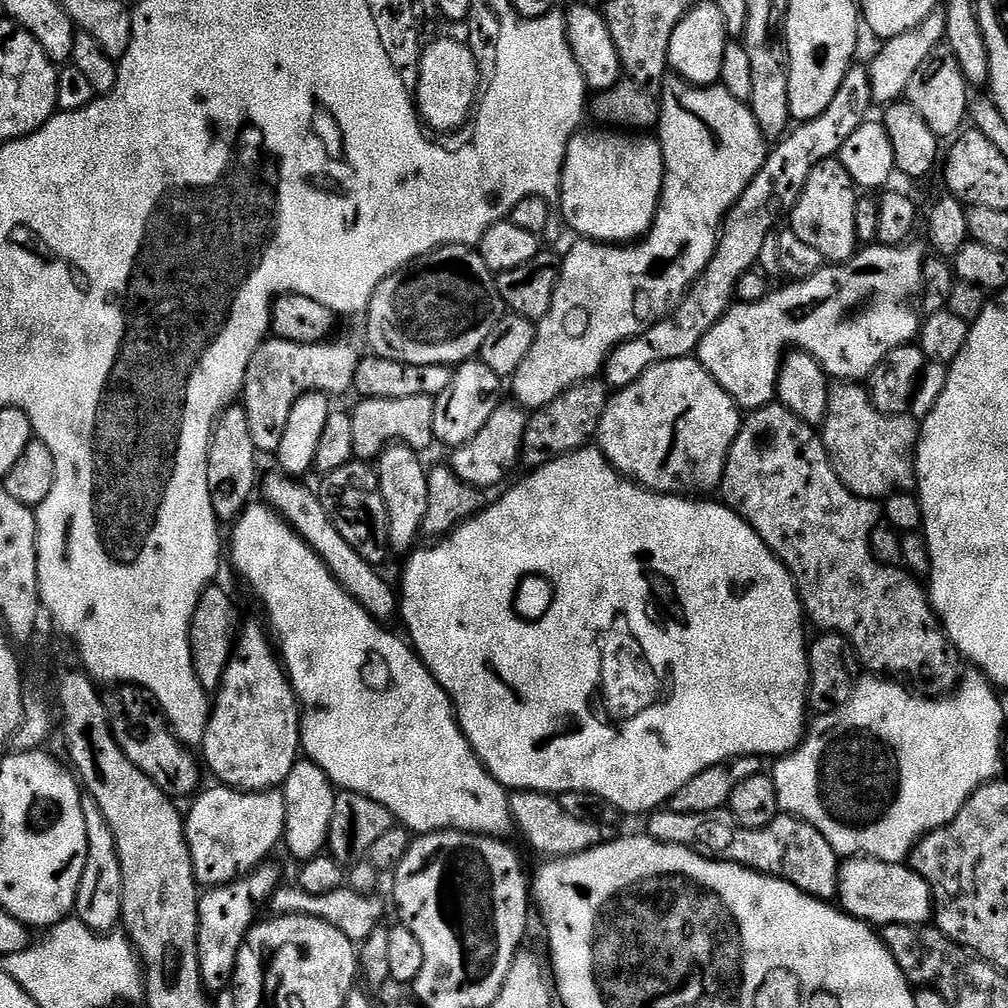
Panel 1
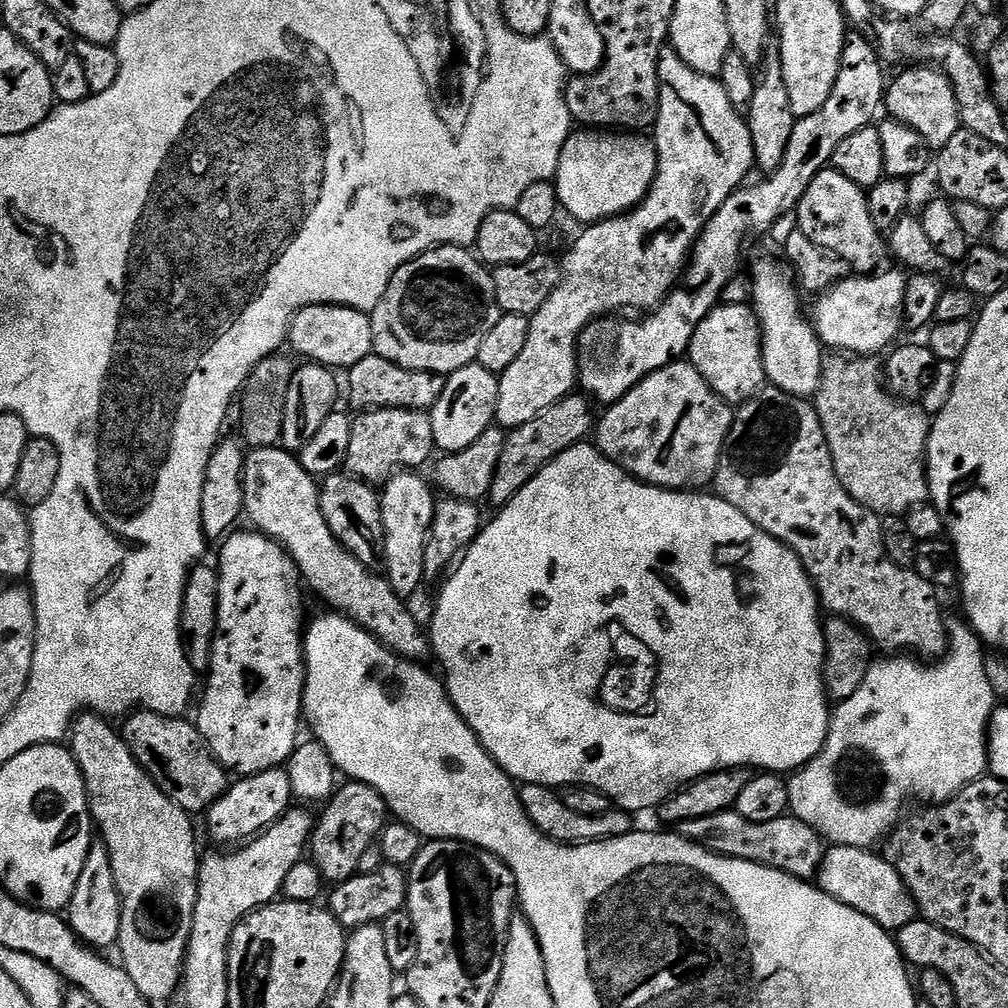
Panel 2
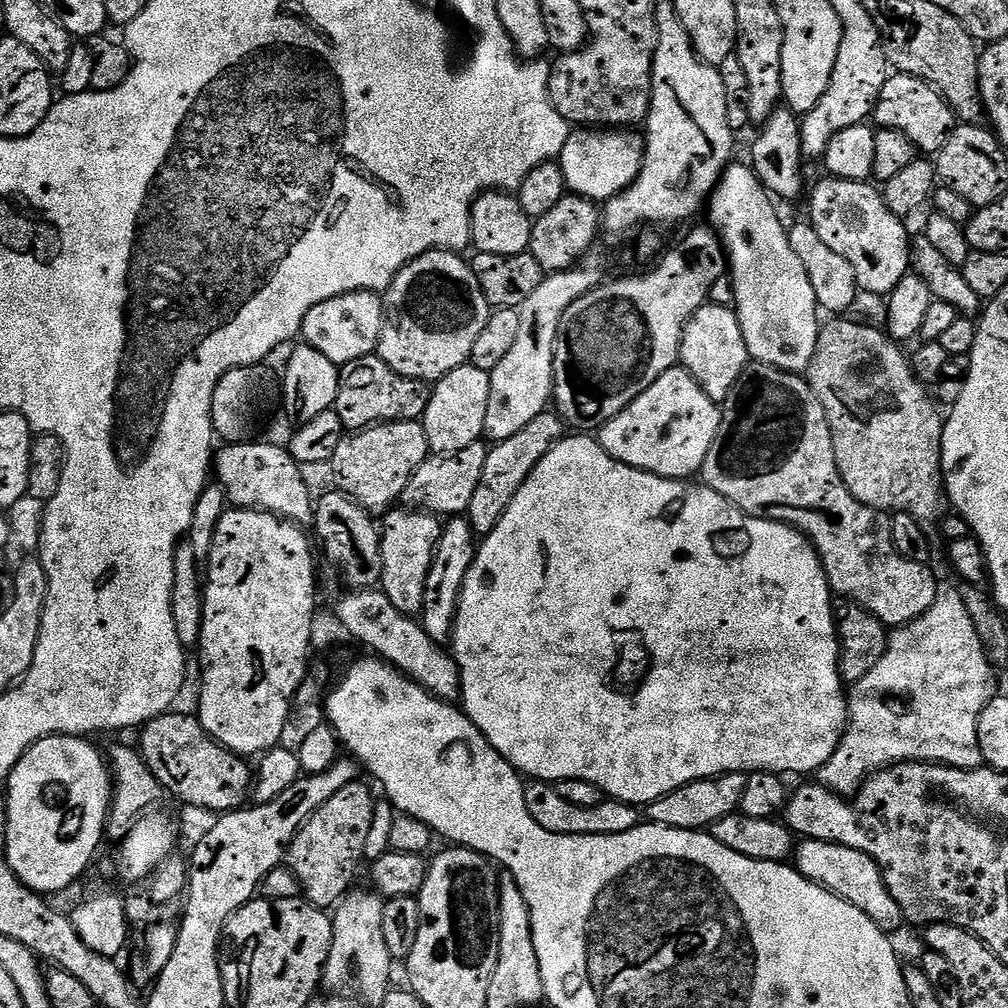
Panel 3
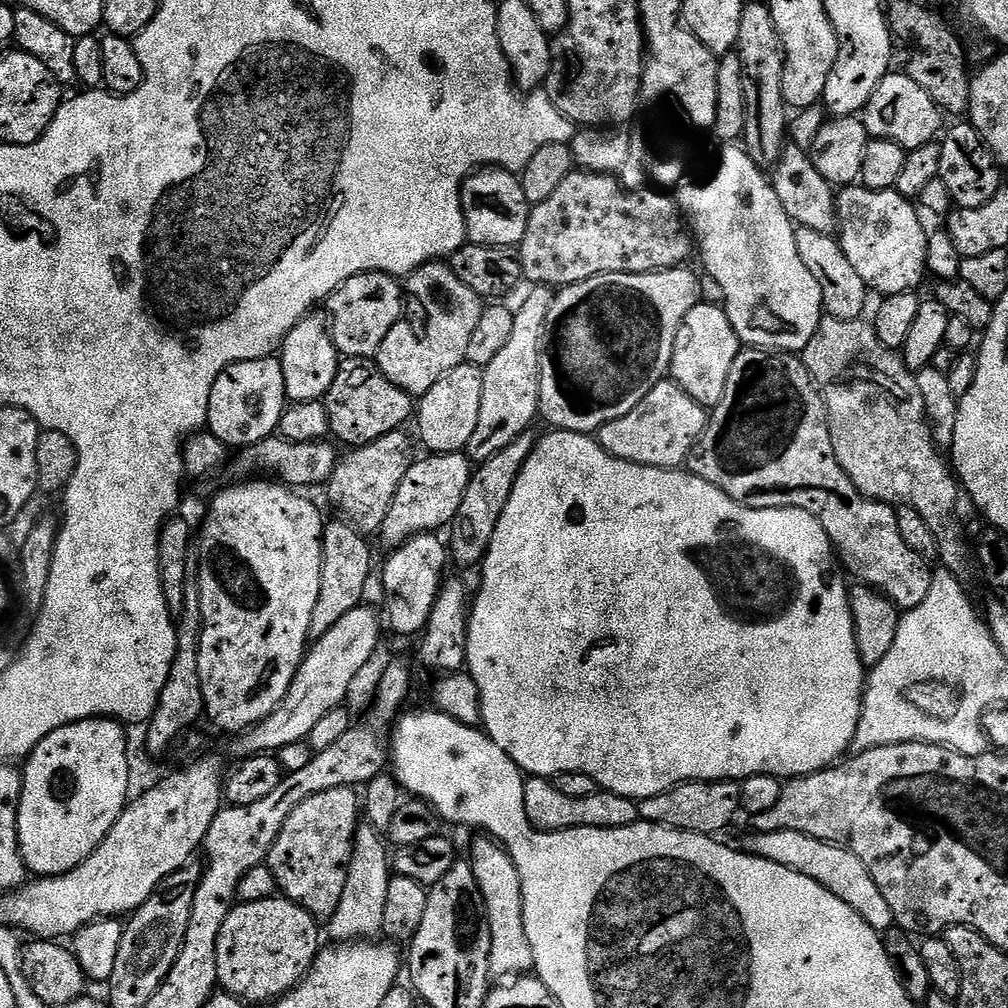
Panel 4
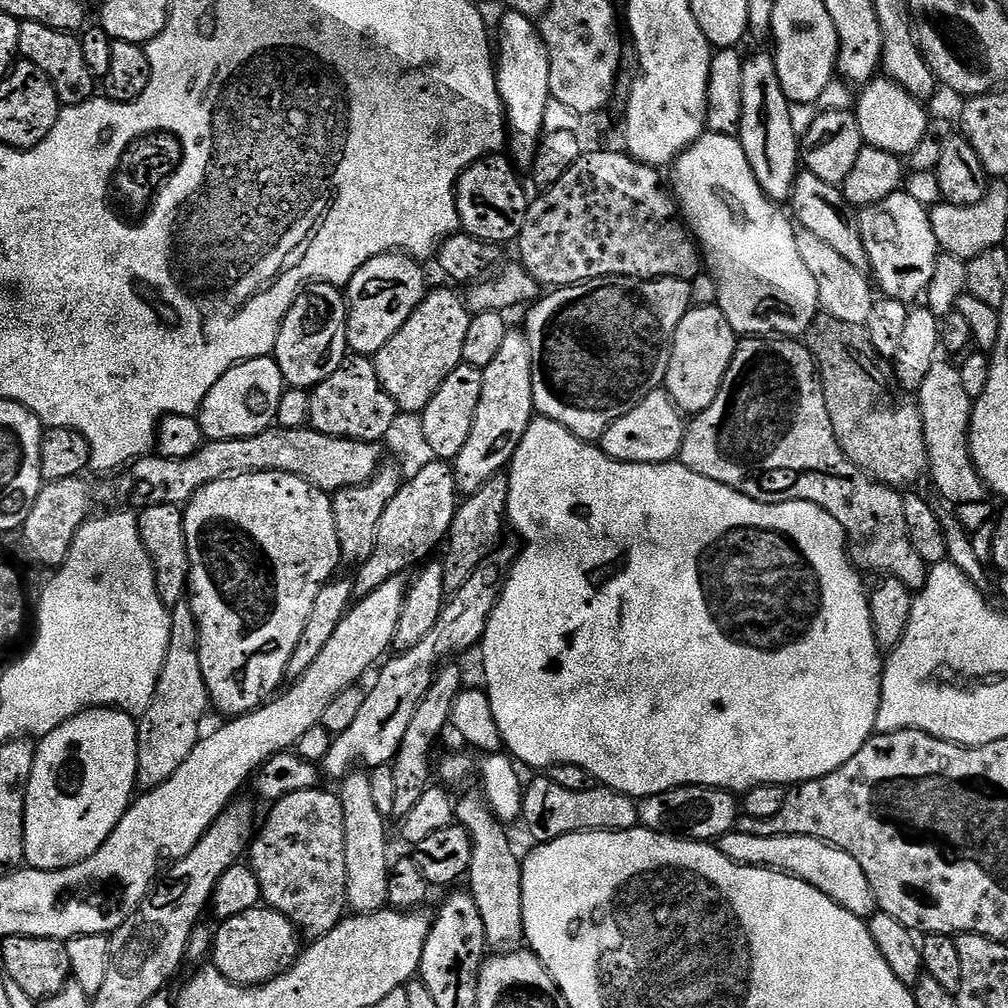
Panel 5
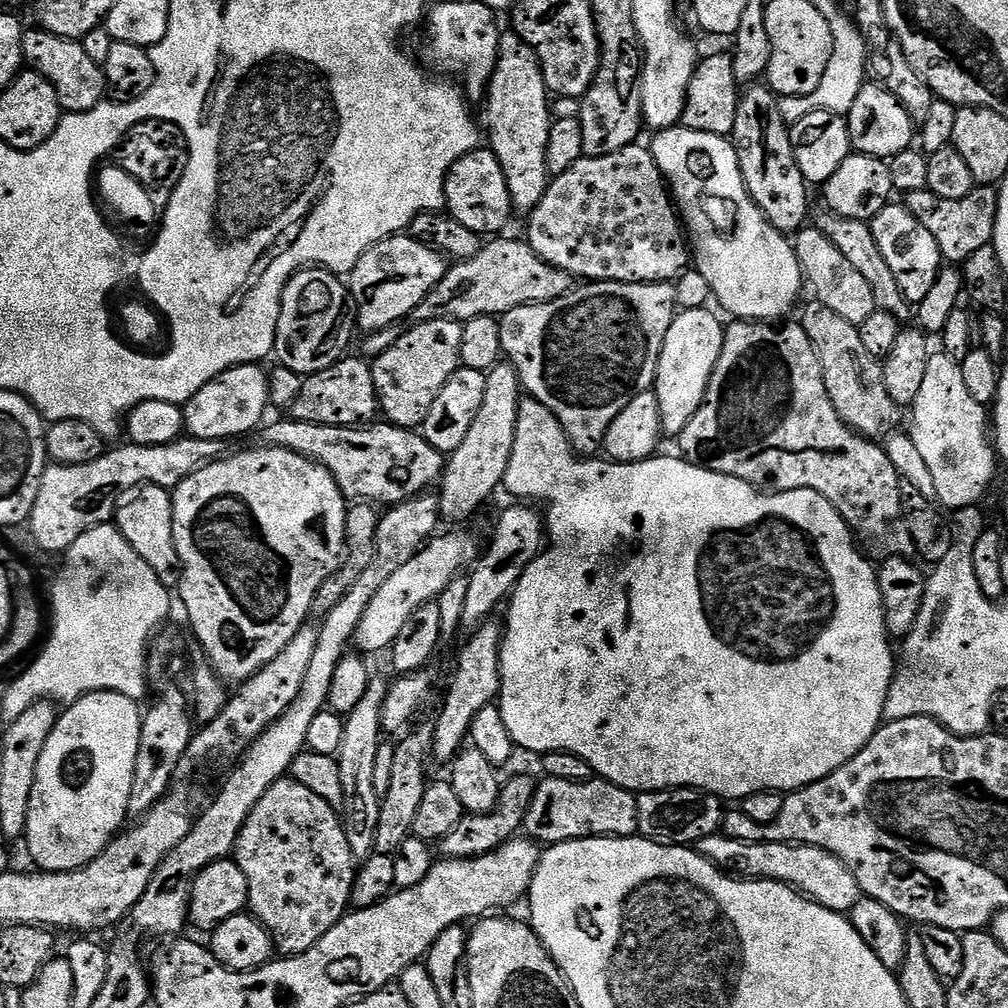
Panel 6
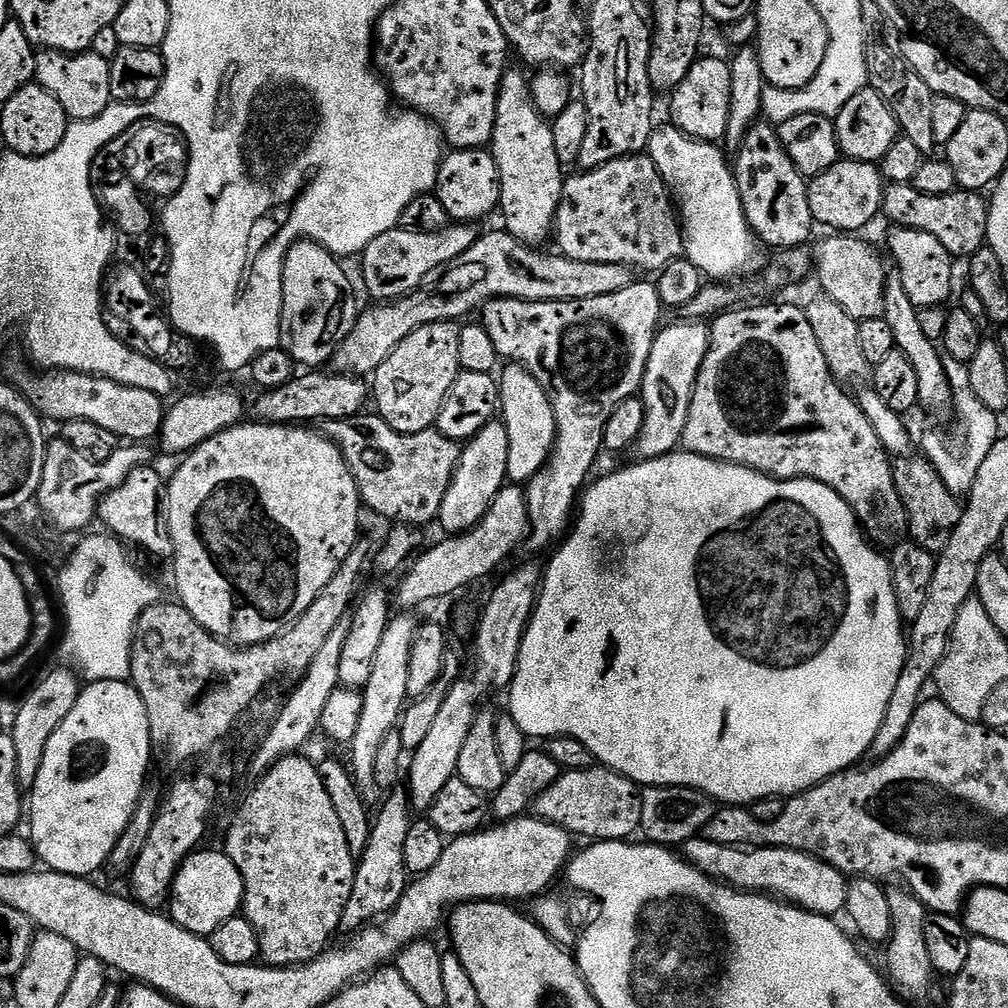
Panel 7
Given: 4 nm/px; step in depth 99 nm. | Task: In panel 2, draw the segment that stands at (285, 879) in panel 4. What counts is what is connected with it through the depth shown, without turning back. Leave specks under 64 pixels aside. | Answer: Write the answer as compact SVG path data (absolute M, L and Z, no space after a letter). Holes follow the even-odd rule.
M344 782L332 799L323 805L324 813L315 821L310 841L310 859L329 885L357 875L358 862L372 844L377 843L380 831L389 823L388 804L369 784Z

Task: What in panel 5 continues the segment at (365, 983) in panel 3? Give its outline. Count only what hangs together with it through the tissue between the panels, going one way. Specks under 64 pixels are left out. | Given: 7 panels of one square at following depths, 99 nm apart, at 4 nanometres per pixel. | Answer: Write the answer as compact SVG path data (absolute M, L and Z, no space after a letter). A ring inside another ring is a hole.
M367 771L349 772L338 784L342 802L342 830L346 834L346 894L348 908L356 914L378 912L388 904L388 828L386 817L374 803Z

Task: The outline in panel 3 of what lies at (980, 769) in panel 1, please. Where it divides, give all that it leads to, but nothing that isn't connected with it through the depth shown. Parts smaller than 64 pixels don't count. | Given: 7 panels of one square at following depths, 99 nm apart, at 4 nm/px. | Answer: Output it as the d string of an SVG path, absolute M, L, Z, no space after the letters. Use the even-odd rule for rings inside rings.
M937 587L936 597L926 610L916 620L911 620L909 624L903 625L891 633L888 637L888 649L886 654L882 654L882 662L866 674L857 684L851 685L848 701L848 726L844 730L844 736L840 739L840 744L834 750L832 757L824 763L823 768L819 769L818 780L825 788L831 792L837 792L842 797L848 798L859 790L861 784L872 775L873 772L879 772L882 768L890 768L894 764L904 764L907 760L922 760L930 764L946 764L950 768L979 768L982 764L980 748L978 742L978 718L982 710L994 697L997 691L994 669L986 654L982 650L982 642L978 638L978 630L974 630L974 622L970 622L970 614L966 611L966 602L962 602L962 591L957 588Z

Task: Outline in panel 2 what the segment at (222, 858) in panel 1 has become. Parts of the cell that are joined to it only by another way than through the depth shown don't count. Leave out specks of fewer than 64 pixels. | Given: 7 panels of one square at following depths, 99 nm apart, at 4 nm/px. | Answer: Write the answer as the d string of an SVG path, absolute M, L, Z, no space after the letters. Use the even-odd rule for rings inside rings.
M283 767L271 768L253 776L241 776L235 782L229 783L227 790L208 807L208 836L216 846L243 845L269 828L293 804L290 778Z

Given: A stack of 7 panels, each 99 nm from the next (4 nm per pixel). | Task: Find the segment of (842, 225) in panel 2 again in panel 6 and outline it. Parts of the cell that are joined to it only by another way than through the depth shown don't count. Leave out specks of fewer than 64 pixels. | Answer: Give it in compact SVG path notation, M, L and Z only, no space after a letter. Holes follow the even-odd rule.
M890 202L870 223L874 242L878 242L878 250L882 250L890 270L894 270L894 278L898 278L898 286L902 286L902 294L909 304L919 306L930 286L934 286L942 267L940 247L934 234L930 234L914 214L910 214L903 202Z

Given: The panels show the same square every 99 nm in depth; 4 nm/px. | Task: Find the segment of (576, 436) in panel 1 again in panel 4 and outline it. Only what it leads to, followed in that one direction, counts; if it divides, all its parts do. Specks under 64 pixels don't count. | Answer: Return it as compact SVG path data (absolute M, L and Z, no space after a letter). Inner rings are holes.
M529 430L518 434L518 438L514 438L514 442L510 442L510 446L502 446L502 450L498 450L498 454L494 454L486 462L475 465L470 482L466 486L466 494L462 494L462 506L458 506L458 514L452 519L450 525L452 537L447 537L446 540L451 559L455 563L457 560L462 567L475 569L483 561L484 555L488 553L488 547L494 538L494 530L498 530L498 518L502 518L502 510L506 510L506 502L510 502L514 482L518 482L518 474L536 445L538 436L537 433L534 433L535 431Z

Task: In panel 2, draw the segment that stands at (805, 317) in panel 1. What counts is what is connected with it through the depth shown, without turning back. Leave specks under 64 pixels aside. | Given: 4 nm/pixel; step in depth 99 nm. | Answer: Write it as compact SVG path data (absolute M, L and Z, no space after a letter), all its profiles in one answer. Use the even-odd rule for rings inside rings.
M884 271L849 275L813 299L816 301L812 304L812 312L810 308L810 323L825 349L858 356L880 354L902 332L908 276L903 271ZM720 304L694 330L694 338L686 353L687 359L706 378L708 385L730 406L739 406L765 387L760 321L748 304Z

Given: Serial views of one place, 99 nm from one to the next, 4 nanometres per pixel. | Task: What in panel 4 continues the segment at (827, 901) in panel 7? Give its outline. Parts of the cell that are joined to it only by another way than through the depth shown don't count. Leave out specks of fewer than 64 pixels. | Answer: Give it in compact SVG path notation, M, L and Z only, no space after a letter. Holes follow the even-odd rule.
M778 830L777 832L756 832L748 840L747 851L770 862L778 862L778 866L786 866L798 874L806 874L806 878L814 878L818 886L830 890L834 898L842 898L858 918L862 918L874 931L887 934L893 931L894 921L890 914L890 906L878 890L878 882L870 878L870 870L858 862L850 850L839 848L836 844L827 844L818 838L810 838L806 834L794 834L794 830Z

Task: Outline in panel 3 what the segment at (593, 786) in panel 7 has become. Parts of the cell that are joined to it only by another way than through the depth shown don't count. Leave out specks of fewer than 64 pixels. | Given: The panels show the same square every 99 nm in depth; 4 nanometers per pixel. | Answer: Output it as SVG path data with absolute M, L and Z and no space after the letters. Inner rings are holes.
M532 780L525 783L524 797L526 810L530 810L530 818L542 826L542 830L550 830L550 834L559 836L613 836L626 834L626 830L634 830L642 823L642 812L635 804L627 804L621 800L605 798L598 806L573 806L561 798L551 783L543 780Z

